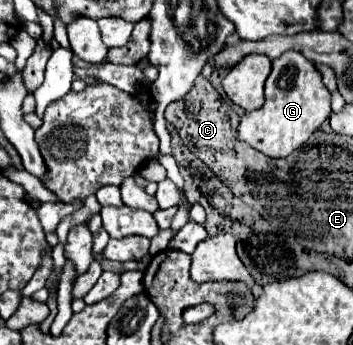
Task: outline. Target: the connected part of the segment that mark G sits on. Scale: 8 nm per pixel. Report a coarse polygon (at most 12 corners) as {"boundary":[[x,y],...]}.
{"boundary":[[301,52],[273,60],[237,140],[269,158],[301,148],[331,94]]}

